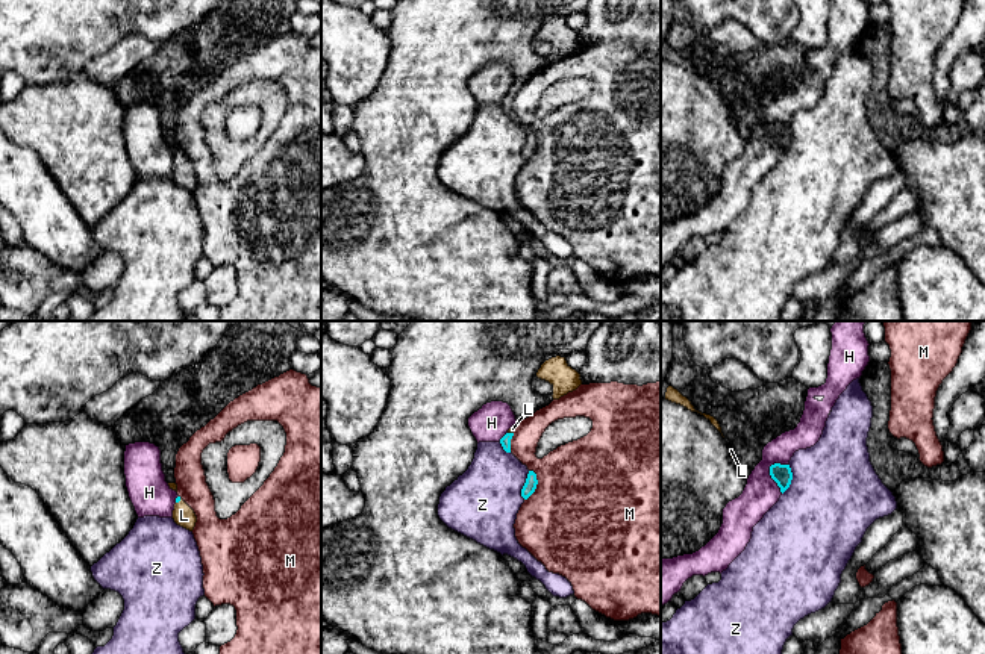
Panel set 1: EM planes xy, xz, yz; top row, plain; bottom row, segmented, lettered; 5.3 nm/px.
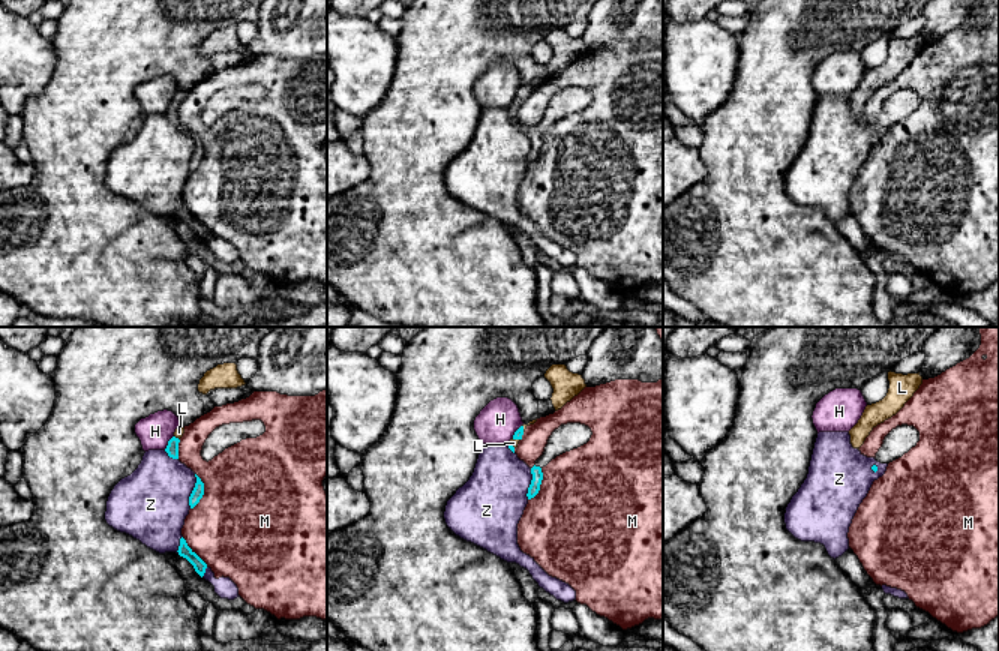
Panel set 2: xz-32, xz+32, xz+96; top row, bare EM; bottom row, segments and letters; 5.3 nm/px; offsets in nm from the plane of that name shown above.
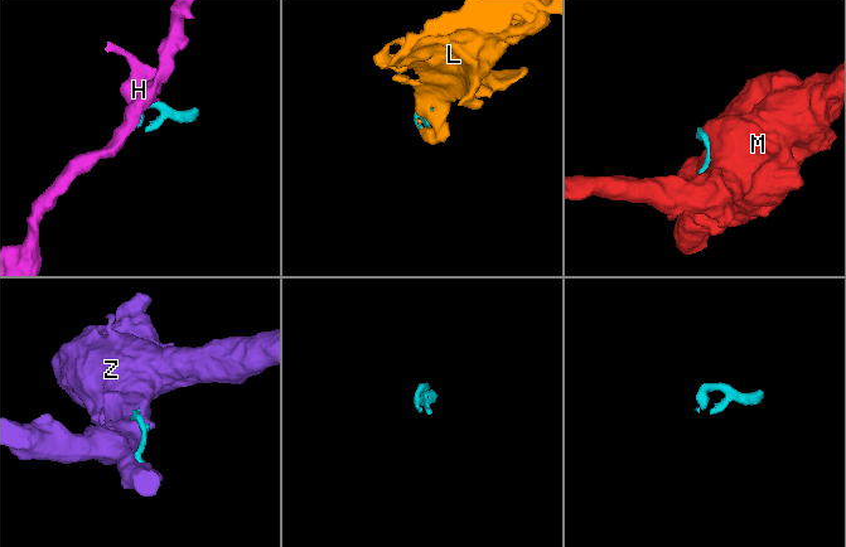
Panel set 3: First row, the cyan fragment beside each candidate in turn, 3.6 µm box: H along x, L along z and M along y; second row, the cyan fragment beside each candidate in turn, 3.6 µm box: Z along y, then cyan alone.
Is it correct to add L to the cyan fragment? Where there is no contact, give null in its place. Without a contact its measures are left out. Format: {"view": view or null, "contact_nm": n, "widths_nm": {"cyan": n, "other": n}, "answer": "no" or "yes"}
{"view": "xy", "contact_nm": 40, "widths_nm": {"cyan": 20, "other": 110}, "answer": "yes"}

